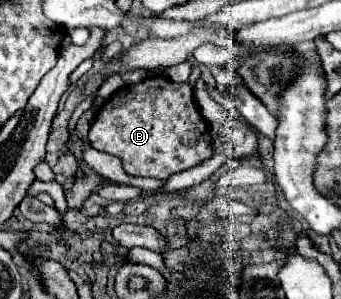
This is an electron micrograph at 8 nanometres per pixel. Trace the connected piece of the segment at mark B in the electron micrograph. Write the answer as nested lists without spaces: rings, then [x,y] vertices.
[[[158,74],[158,76],[144,78],[144,80],[138,82],[138,84],[124,86],[124,88],[120,88],[116,94],[112,94],[112,96],[104,102],[104,106],[96,112],[96,118],[94,118],[94,122],[92,122],[90,130],[88,130],[88,142],[90,142],[96,150],[100,150],[100,152],[106,152],[106,154],[110,154],[110,156],[118,156],[118,158],[122,160],[122,166],[124,166],[126,174],[130,174],[130,176],[148,176],[148,178],[156,178],[156,180],[166,180],[168,176],[172,176],[172,174],[176,174],[176,172],[182,172],[182,170],[188,170],[188,168],[200,164],[202,160],[206,160],[206,158],[212,154],[212,140],[210,140],[210,134],[206,132],[207,130],[209,130],[209,125],[194,101],[194,90],[192,90],[192,86],[186,84],[186,82],[184,82],[184,84],[172,82],[172,80],[166,78],[164,74]]]

